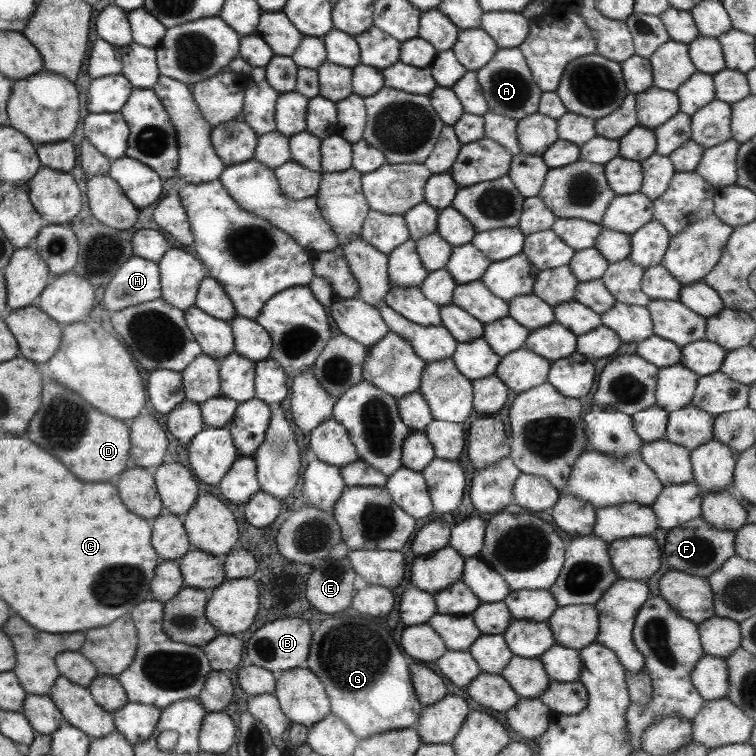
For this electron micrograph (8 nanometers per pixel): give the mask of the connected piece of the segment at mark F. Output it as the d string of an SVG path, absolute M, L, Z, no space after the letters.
M700 516L669 529L664 544L662 554L669 563L669 568L698 577L708 577L735 555L733 550L734 532L715 529L703 521Z

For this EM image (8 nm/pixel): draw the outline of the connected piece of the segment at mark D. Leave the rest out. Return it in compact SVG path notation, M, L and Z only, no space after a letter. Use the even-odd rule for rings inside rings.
M55 382L43 384L41 406L31 418L25 434L37 446L49 446L43 450L53 454L59 462L65 464L65 468L71 474L75 474L77 478L81 476L81 480L85 482L109 480L111 476L117 476L121 470L125 470L125 466L129 464L130 438L127 426L107 414L97 412L75 392L65 390ZM79 424L81 424L81 436L79 436ZM45 440L53 440L53 444L45 444ZM61 446L73 446L73 448L61 448Z

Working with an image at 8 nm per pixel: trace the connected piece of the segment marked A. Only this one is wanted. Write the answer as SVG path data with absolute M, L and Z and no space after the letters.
M518 47L498 48L491 60L480 70L475 71L474 74L479 87L481 87L481 95L487 103L487 111L513 118L516 121L529 114L537 113L542 90L539 90L537 84L533 82L525 58L523 58Z

